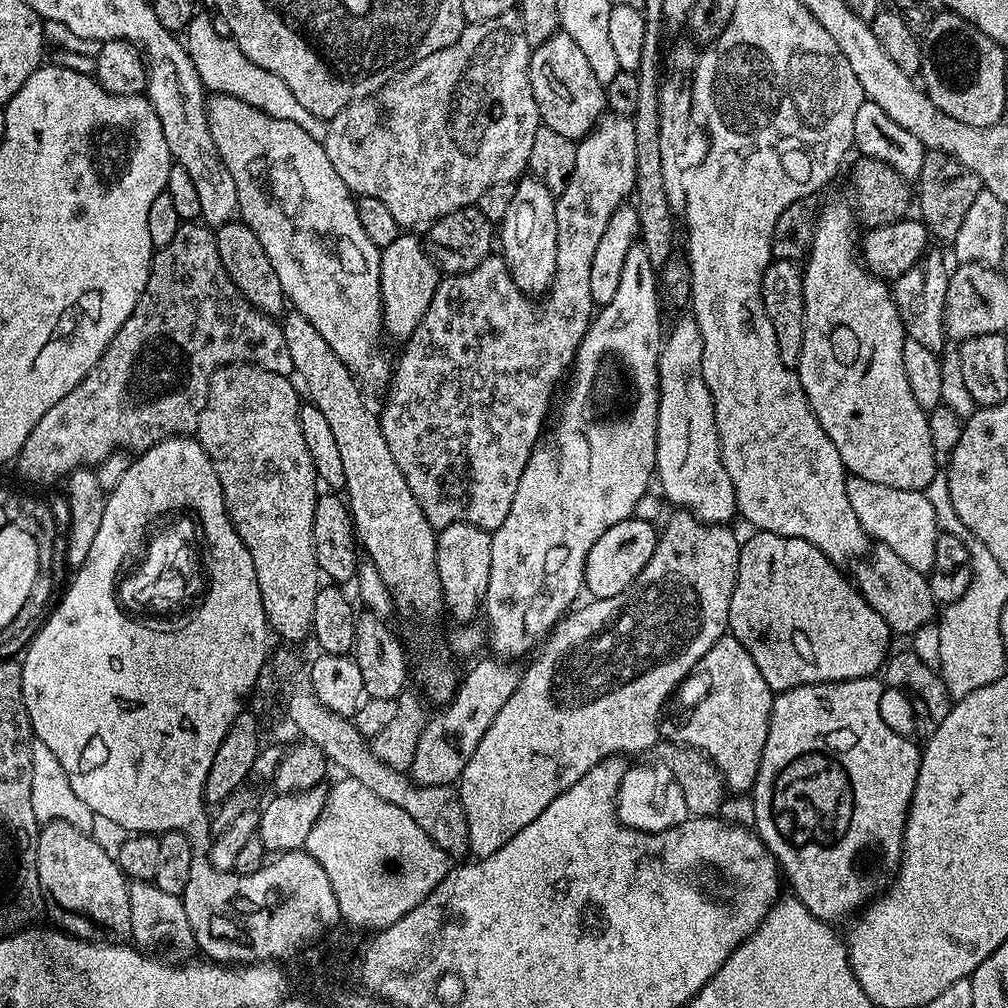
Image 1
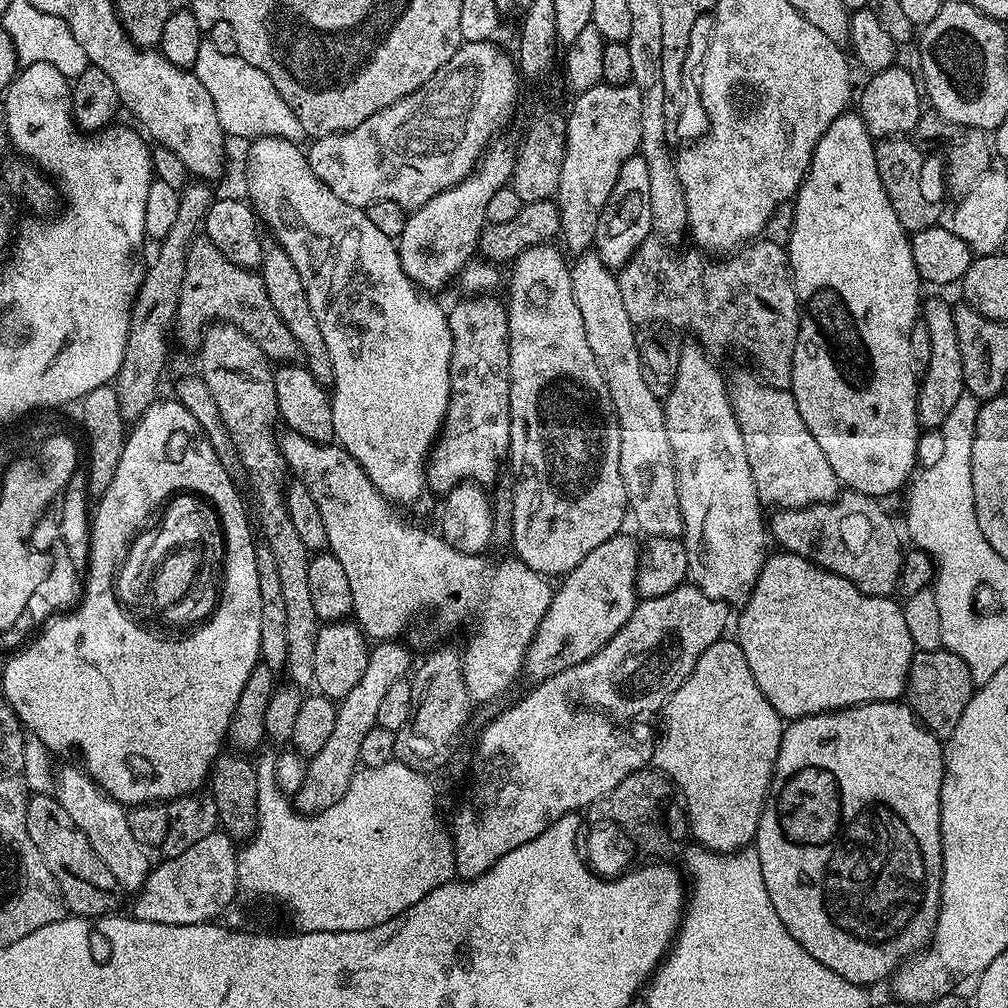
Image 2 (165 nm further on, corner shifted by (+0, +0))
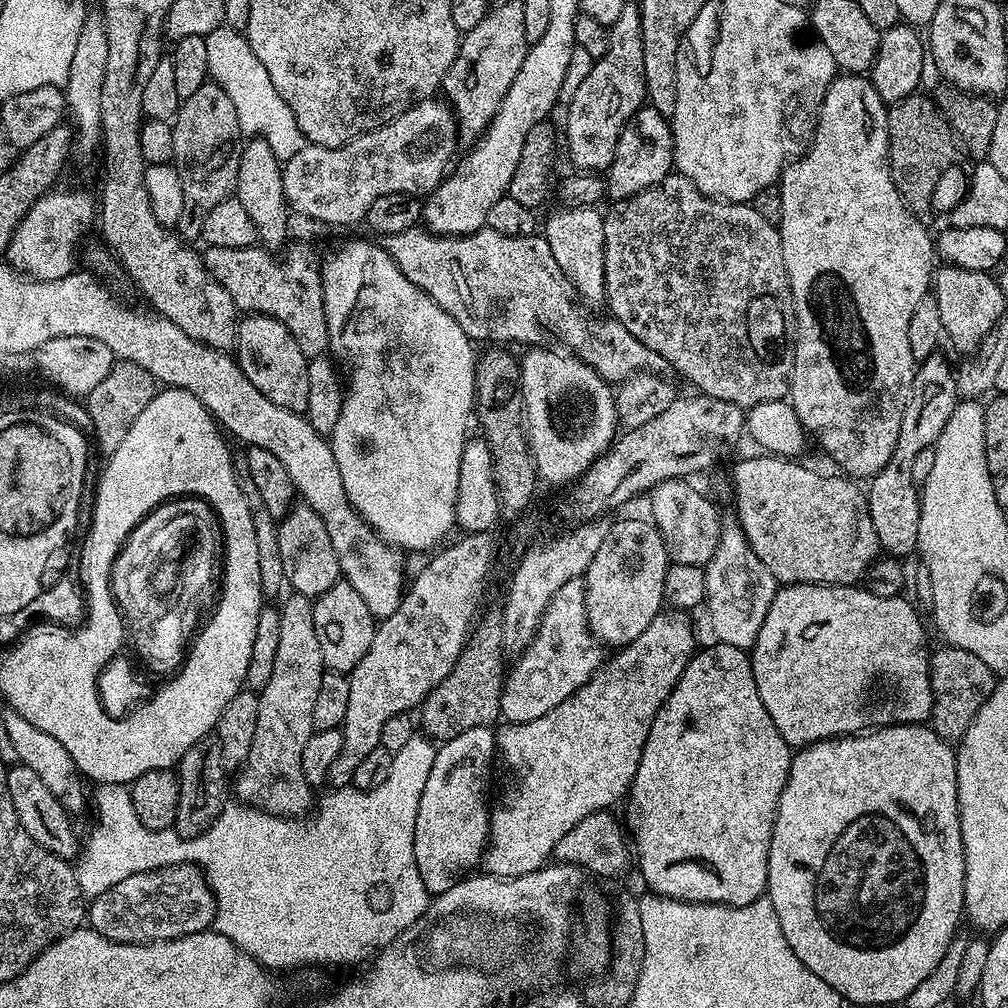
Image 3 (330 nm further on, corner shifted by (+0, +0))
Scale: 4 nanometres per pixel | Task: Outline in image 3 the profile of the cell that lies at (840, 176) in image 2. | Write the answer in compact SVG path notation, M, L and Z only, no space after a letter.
M840 74L826 90L826 98L820 107L816 130L812 142L803 156L791 161L780 173L778 181L782 198L782 214L779 229L782 242L782 262L792 291L792 315L794 317L794 347L792 350L792 379L790 381L790 403L800 419L801 426L824 447L824 452L837 464L841 473L864 482L878 474L894 454L894 442L898 442L898 430L902 430L902 414L910 395L910 386L918 361L910 354L910 314L914 306L929 295L934 279L934 236L928 233L925 221L915 216L902 202L894 186L888 161L888 108L884 99L874 90L871 79L864 74Z

